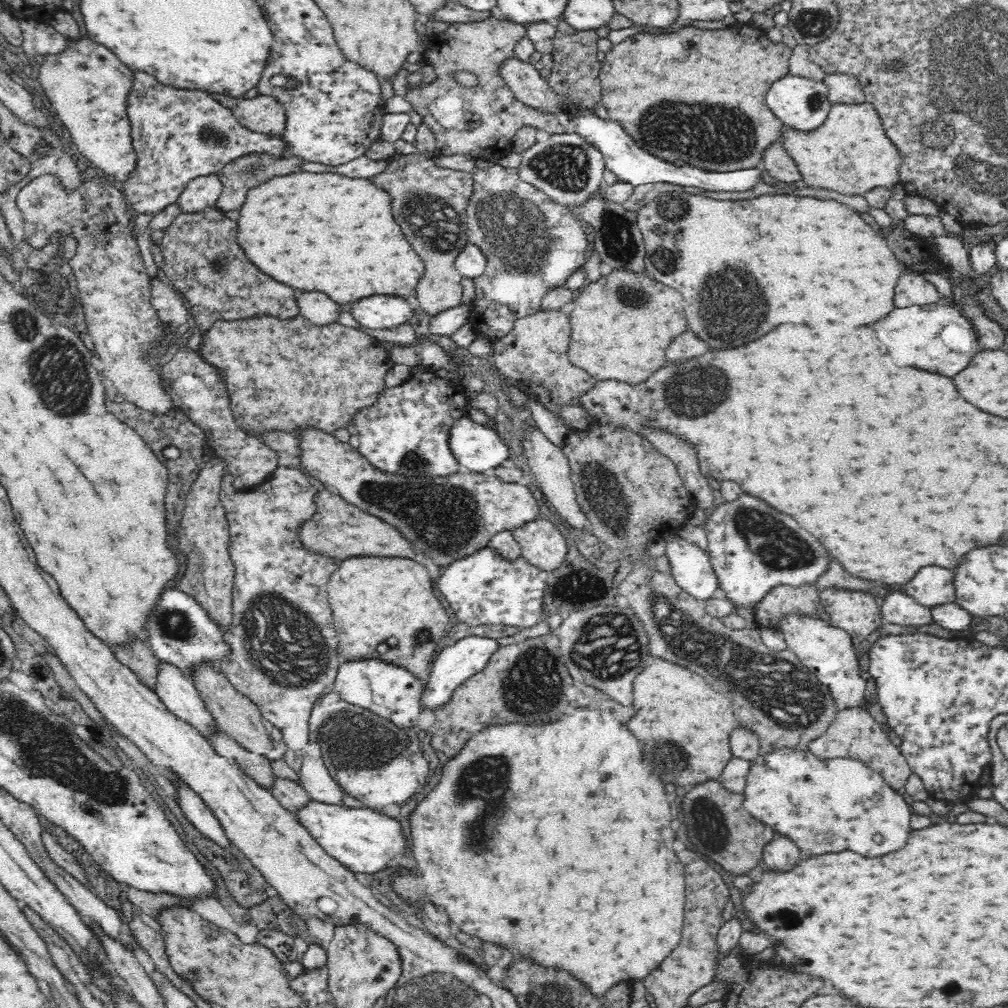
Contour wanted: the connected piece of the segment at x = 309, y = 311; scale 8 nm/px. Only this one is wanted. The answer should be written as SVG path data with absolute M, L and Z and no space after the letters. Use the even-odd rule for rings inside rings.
M302 292L297 297L300 315L318 326L338 323L342 306L320 292Z

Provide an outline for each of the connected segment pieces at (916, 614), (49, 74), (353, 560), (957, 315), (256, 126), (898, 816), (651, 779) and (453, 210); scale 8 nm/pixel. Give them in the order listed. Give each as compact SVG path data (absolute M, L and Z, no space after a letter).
M902 591L886 597L881 613L886 623L900 626L919 627L934 621L930 607L919 604L912 596Z
M84 34L68 39L67 46L60 53L42 55L44 60L38 70L37 80L53 105L53 109L58 113L63 126L68 128L74 144L90 165L119 185L136 166L136 153L130 141L130 121L128 121L126 103L124 103L130 88L130 80L132 80L132 69L118 60L118 56L110 52L108 46L104 48L104 44L98 44Z
M352 555L339 562L327 584L328 601L333 610L334 626L340 638L341 659L364 658L364 654L380 654L392 662L403 663L423 680L429 676L430 664L440 638L446 635L448 614L434 596L430 572L410 558L379 555Z
M953 302L921 304L896 308L886 318L874 324L880 340L890 348L890 354L898 366L916 366L920 370L938 372L944 376L954 376L964 366L968 358L976 354L978 342L976 331L971 322Z
M212 94L227 106L236 119L253 131L272 136L281 134L285 124L285 109L273 96L259 94L253 98Z
M794 747L764 752L748 766L742 793L746 812L772 829L774 833L792 841L792 844L796 845L796 850L800 850L802 858L838 854L844 850L876 858L900 850L910 836L912 814L902 792L888 786L878 771L850 757L822 759L809 748L800 750Z
M570 708L548 724L498 722L482 727L480 734L469 739L456 756L446 761L438 784L432 785L432 790L423 796L418 808L412 812L410 850L418 867L409 868L409 875L398 877L393 887L406 900L416 902L421 899L427 904L445 908L462 933L488 942L508 944L516 954L532 956L537 960L540 958L546 966L564 966L564 970L580 974L580 978L584 978L596 994L602 994L621 979L634 979L640 985L642 978L679 944L686 898L686 873L672 848L676 838L670 824L674 818L672 806L662 778L646 760L644 752L644 746L632 736L628 724L620 722L612 710L600 708Z
M394 152L385 160L384 170L377 171L376 174L372 174L366 179L374 186L382 189L386 196L390 196L392 216L394 216L396 224L402 228L406 240L410 242L410 246L416 250L416 254L424 262L424 270L420 272L420 278L416 282L416 292L414 294L419 306L425 312L434 315L446 310L446 308L452 308L452 306L462 303L460 279L463 276L453 265L453 261L467 243L465 222L467 202L469 195L472 194L472 173L453 170L452 168L442 168L432 158L422 153L399 154Z

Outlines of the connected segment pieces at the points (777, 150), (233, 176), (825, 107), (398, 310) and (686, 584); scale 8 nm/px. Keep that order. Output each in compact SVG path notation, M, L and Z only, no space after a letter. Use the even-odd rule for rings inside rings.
M776 141L764 151L762 163L770 176L778 182L798 182L802 180L802 174L796 166L794 157L784 148L782 141Z
M251 154L236 158L217 172L222 190L215 204L225 212L237 210L244 202L249 187L258 186L276 175L294 173L295 170L297 172L302 162L302 159L290 156L265 154Z
M789 74L772 84L772 90L766 94L766 104L787 132L812 133L812 130L826 122L833 102L829 99L829 90L823 81Z
M372 296L352 304L351 314L368 328L378 330L399 329L414 318L414 304L402 296ZM413 306L413 308L412 308Z
M684 539L670 541L665 552L671 564L671 574L683 590L693 598L706 602L720 586L709 553Z

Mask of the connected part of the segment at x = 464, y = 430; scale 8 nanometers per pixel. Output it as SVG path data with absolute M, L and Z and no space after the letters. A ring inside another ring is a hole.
M468 417L451 430L451 449L461 466L477 473L492 473L509 459L510 450L495 423L478 424Z

